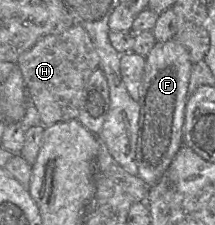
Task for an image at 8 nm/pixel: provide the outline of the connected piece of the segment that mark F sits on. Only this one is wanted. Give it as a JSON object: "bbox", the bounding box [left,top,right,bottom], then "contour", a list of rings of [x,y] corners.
{"bbox":[136,39,192,187],"contour":[[[175,39],[156,42],[146,56],[138,101],[140,116],[136,161],[137,176],[148,187],[152,187],[161,179],[183,145],[183,124],[192,66],[188,51]]]}

